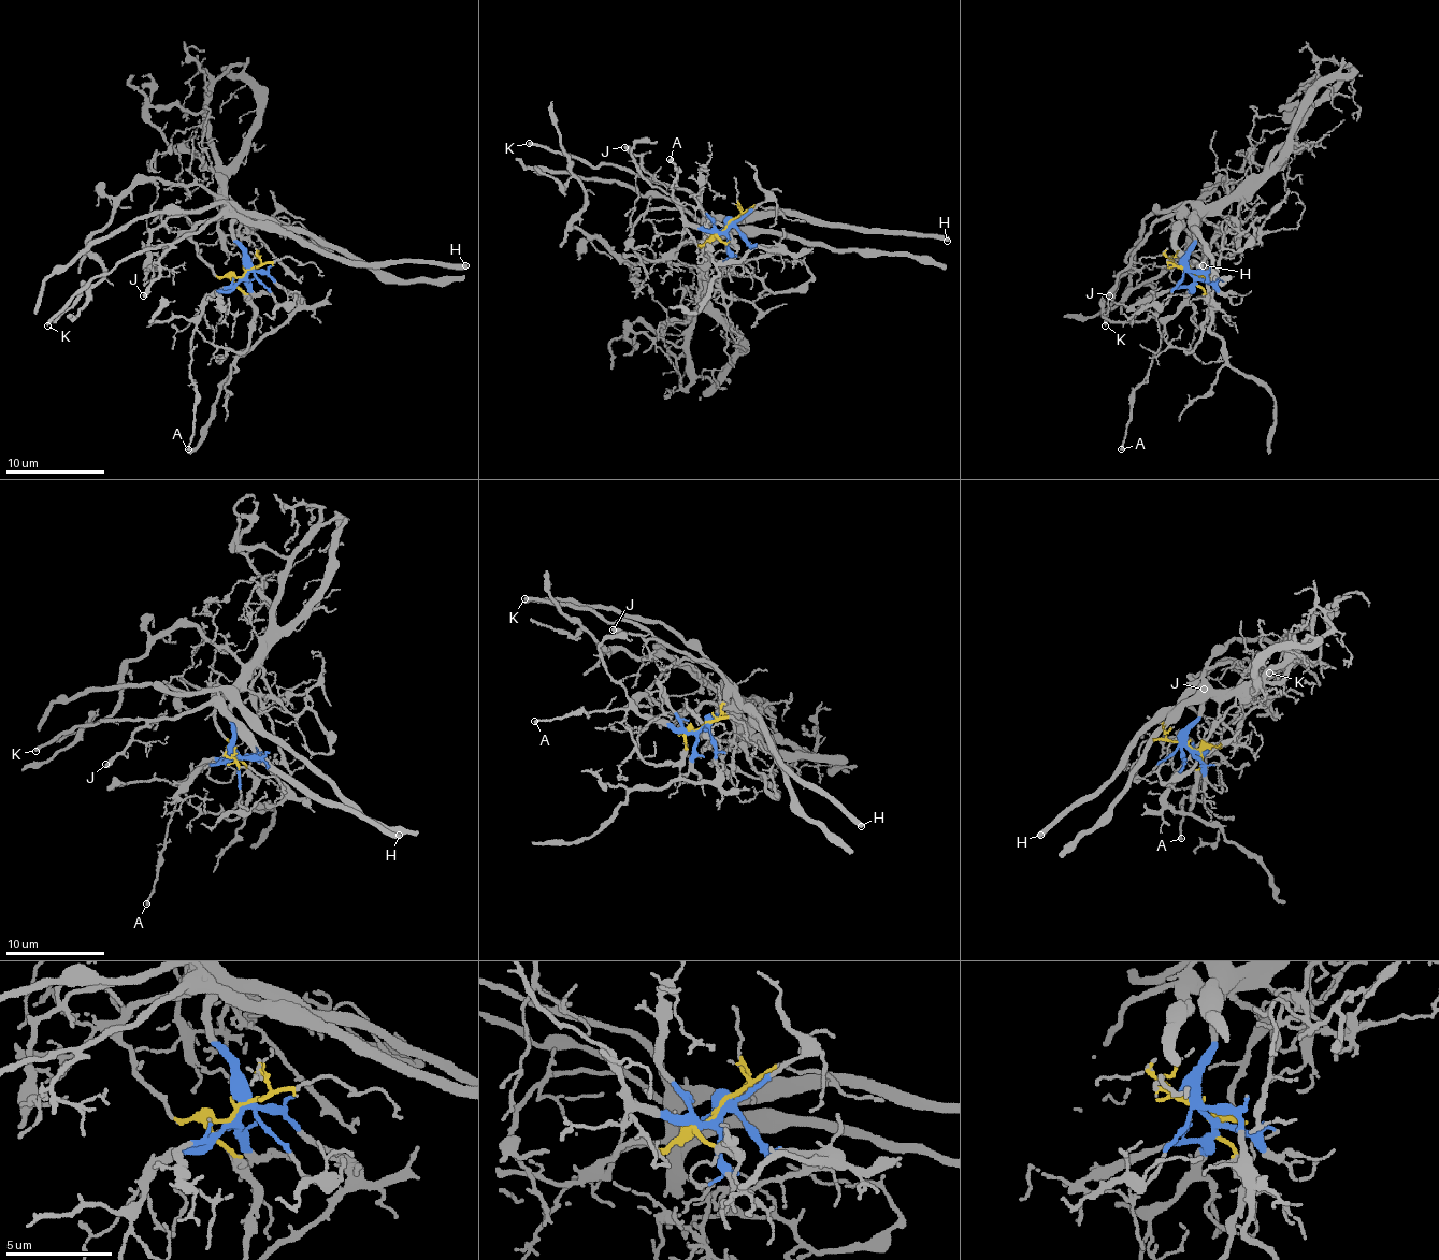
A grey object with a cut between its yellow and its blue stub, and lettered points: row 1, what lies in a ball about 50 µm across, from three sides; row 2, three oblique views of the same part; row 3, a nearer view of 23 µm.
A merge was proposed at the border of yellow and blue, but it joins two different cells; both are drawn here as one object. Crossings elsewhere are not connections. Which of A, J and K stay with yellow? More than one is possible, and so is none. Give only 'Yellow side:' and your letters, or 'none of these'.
Yellow side: J, K

